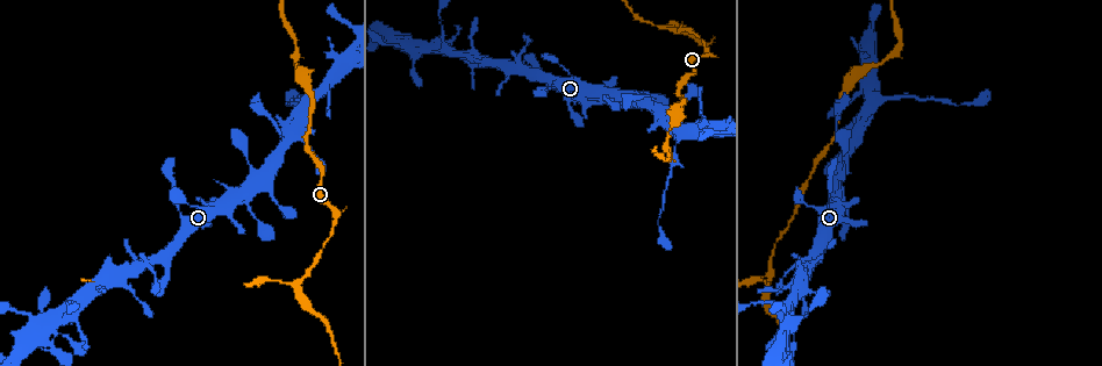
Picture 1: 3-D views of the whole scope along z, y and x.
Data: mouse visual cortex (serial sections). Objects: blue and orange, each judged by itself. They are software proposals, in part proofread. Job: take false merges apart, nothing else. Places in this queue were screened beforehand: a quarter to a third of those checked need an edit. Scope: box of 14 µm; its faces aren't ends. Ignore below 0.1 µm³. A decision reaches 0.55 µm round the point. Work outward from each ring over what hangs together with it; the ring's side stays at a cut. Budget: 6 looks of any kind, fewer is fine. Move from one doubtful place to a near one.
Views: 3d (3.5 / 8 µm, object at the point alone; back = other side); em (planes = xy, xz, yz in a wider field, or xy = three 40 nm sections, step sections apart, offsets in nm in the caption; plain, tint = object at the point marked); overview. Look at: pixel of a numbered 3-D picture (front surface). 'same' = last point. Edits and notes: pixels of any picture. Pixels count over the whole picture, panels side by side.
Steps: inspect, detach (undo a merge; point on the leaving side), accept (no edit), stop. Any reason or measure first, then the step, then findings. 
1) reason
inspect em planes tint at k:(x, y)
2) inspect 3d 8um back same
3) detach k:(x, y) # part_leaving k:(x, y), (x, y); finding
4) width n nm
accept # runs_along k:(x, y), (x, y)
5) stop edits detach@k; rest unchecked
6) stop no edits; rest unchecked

thin neck
inspect 3d 3.5um at 1:(549, 89)

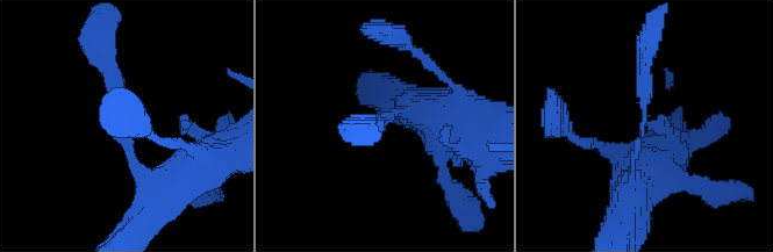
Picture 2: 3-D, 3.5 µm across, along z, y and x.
shape alone is not enough
inspect em xy step 1 tint at 2:(386, 123)

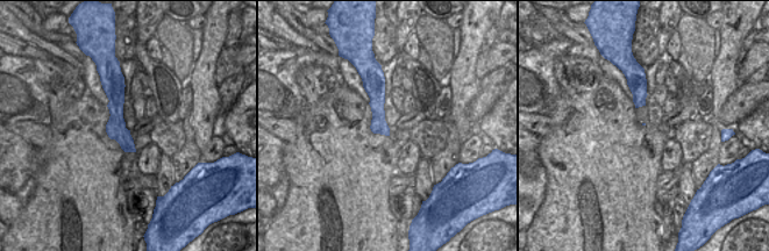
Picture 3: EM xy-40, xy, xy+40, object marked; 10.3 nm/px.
accept # runs_along 2:(181, 175), (138, 168), (102, 54); all the same cell

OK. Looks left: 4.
arms run side by side
inspect 3d 8um at 1:(872, 102)

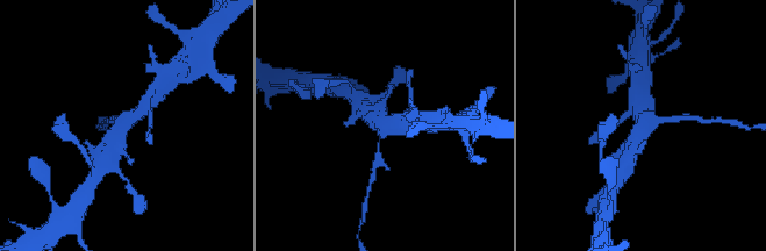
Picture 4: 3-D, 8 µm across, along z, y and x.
inspect 3d 3.5um at 4:(645, 123)

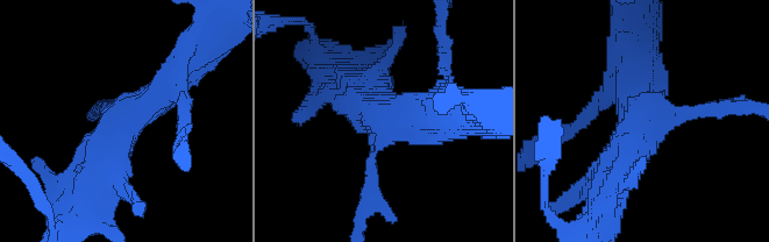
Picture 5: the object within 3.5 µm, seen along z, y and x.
arms 4; arm_widths 200, 400, 400, 450 nm; shape alone is not enough
inspect em xy step 5 tint at 5:(644, 120)

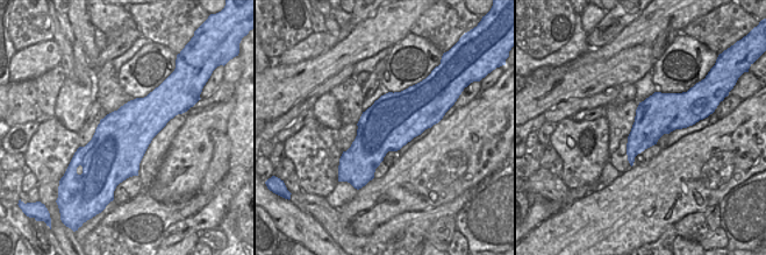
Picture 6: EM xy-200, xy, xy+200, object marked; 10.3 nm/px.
detach 5:(372, 190) # part_leaving 5:(371, 155), (368, 203), (357, 233); a second cell is stuck on

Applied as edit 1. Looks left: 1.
stop edits detach@5; rest unchecked

